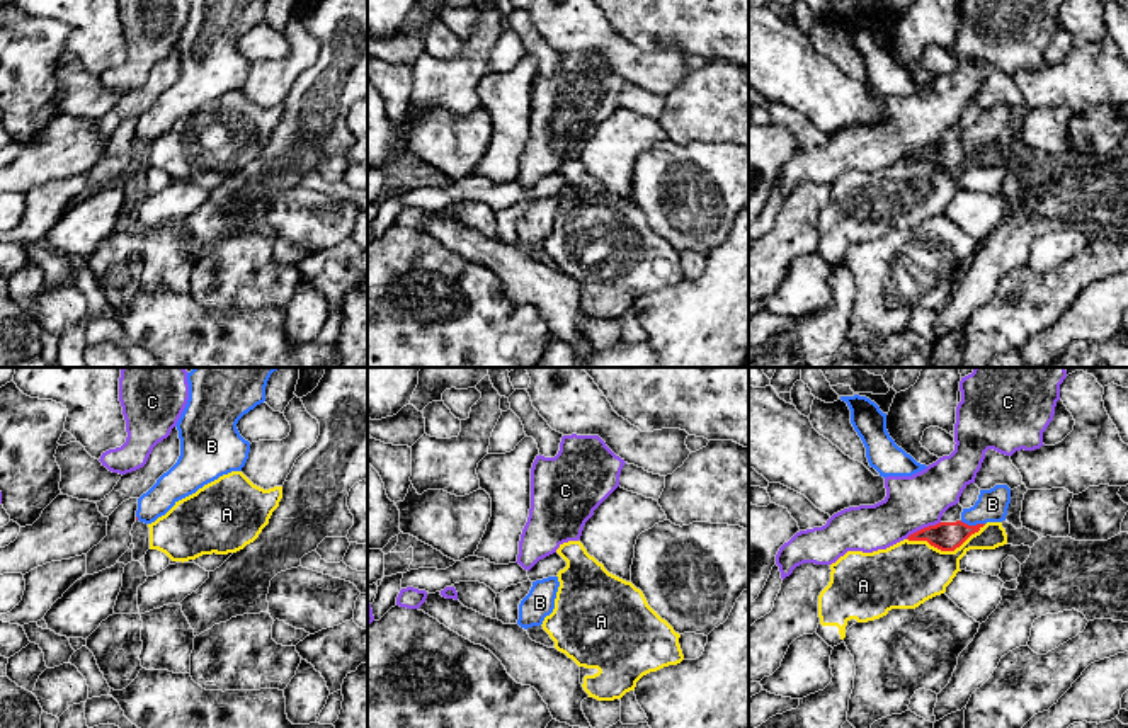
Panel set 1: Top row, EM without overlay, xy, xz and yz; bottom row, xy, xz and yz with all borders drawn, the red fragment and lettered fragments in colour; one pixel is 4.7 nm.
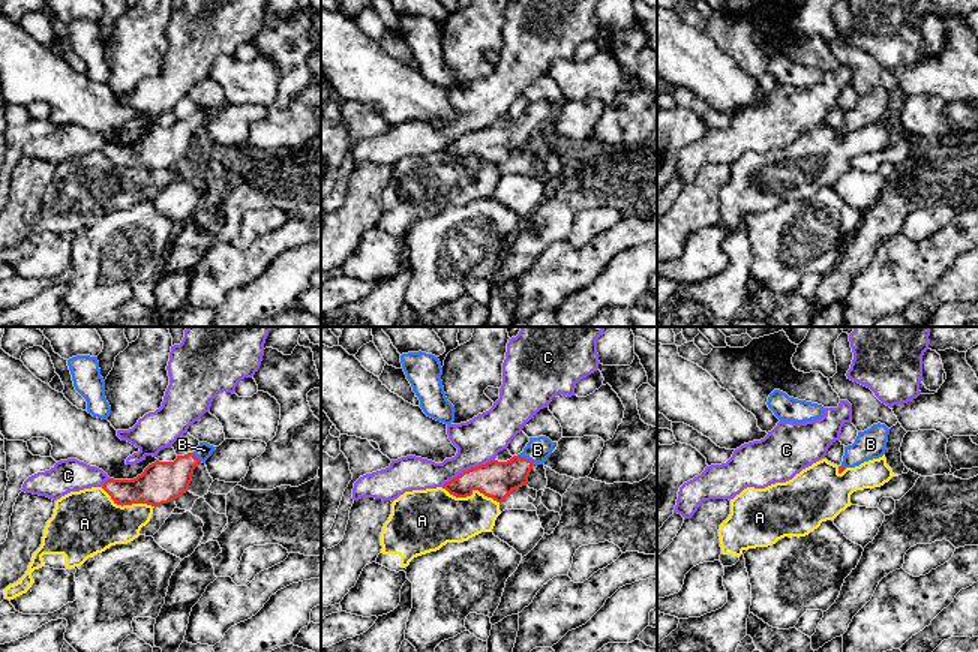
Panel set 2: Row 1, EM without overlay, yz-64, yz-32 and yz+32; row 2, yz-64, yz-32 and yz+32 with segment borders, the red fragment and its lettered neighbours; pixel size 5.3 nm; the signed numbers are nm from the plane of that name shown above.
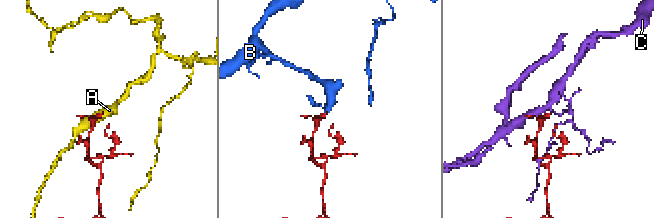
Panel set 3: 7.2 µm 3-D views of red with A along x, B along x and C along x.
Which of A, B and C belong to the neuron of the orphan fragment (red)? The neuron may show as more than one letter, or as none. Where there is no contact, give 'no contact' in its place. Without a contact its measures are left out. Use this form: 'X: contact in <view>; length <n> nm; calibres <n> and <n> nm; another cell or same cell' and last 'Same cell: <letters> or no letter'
A: contact in yz; length 380 nm; calibres 140 and 300 nm; another cell
B: contact in yz; length 120 nm; calibres 140 and 150 nm; same cell
C: contact in yz; length 190 nm; calibres 140 and 260 nm; another cell
Same cell: B

